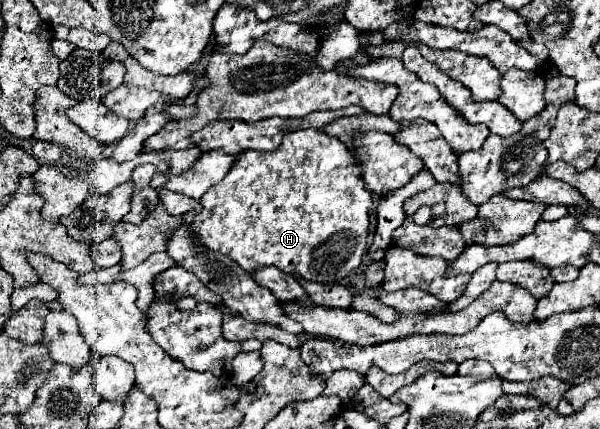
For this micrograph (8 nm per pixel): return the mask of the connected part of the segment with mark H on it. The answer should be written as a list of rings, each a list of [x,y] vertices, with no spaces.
[[[314,128],[284,134],[282,144],[272,152],[240,152],[230,174],[212,186],[200,204],[202,212],[194,216],[194,232],[208,248],[230,256],[246,272],[274,264],[282,272],[300,274],[304,280],[334,284],[352,274],[366,252],[372,196],[362,180],[362,162],[354,158],[342,140]]]

